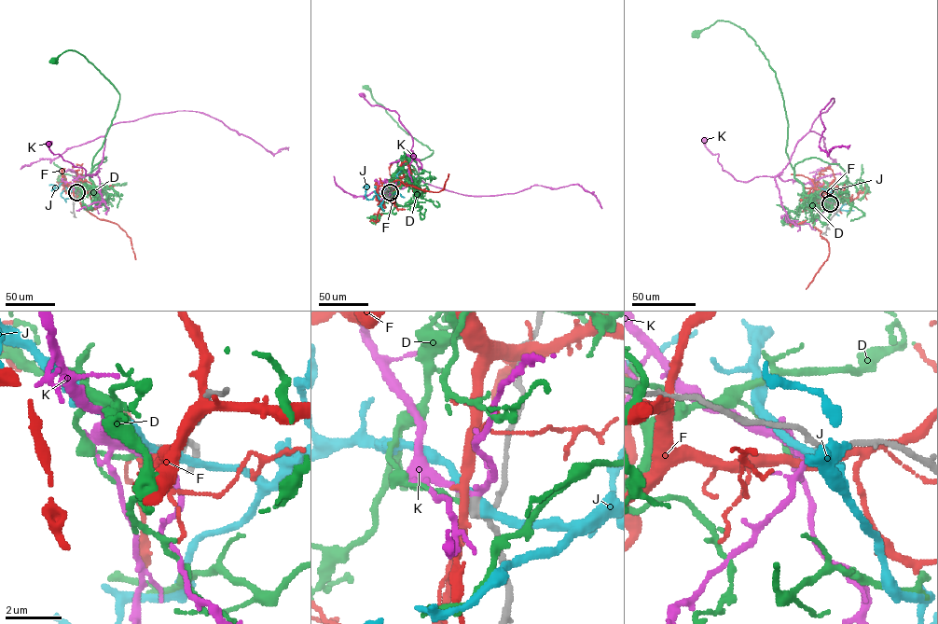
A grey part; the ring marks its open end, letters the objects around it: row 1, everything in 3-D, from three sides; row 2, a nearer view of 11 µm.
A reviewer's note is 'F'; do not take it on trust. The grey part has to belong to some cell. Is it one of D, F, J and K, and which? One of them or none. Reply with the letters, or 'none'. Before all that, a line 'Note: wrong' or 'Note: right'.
Note: wrong
K

